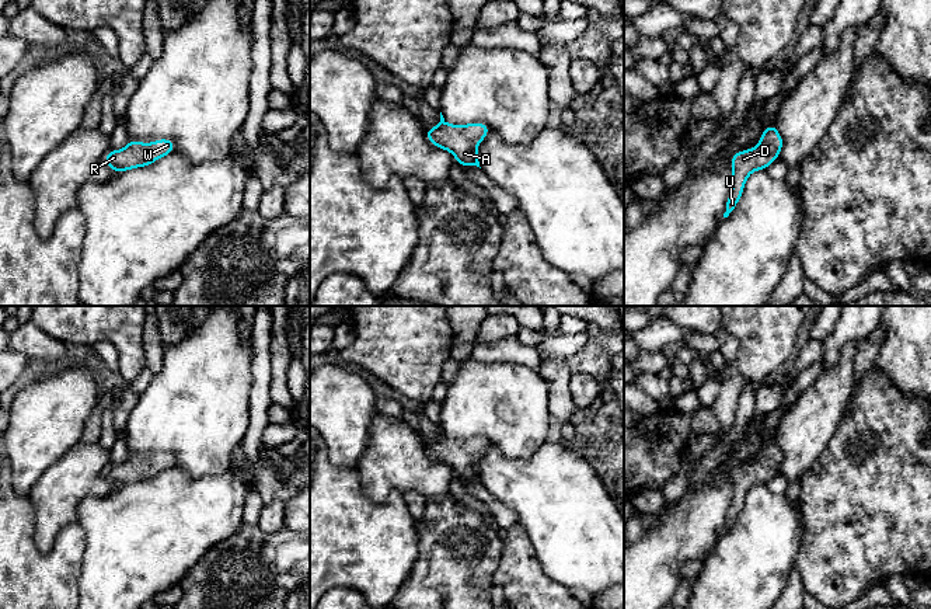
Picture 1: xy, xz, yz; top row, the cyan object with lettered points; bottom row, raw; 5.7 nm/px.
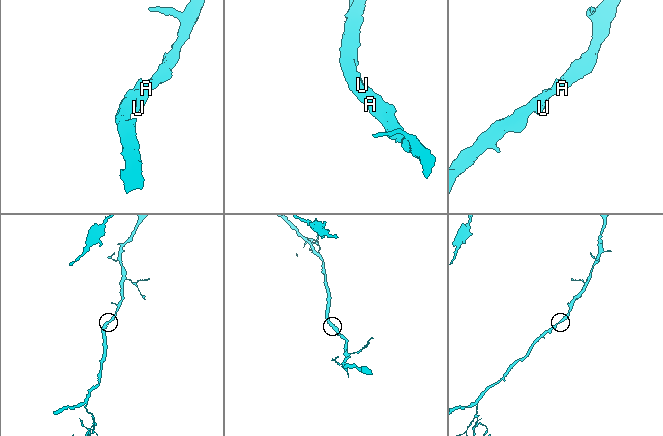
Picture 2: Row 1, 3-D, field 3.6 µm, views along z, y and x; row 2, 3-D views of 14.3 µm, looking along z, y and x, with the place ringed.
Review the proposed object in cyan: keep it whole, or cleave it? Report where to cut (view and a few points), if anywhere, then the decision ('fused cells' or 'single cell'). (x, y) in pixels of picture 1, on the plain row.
no cut; single cell

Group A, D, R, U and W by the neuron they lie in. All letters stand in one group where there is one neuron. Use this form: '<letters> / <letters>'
A D R U W

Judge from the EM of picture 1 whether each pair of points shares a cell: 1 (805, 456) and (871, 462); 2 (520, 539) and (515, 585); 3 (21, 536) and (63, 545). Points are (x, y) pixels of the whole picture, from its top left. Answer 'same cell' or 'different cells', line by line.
1: different cells
2: same cell
3: same cell

